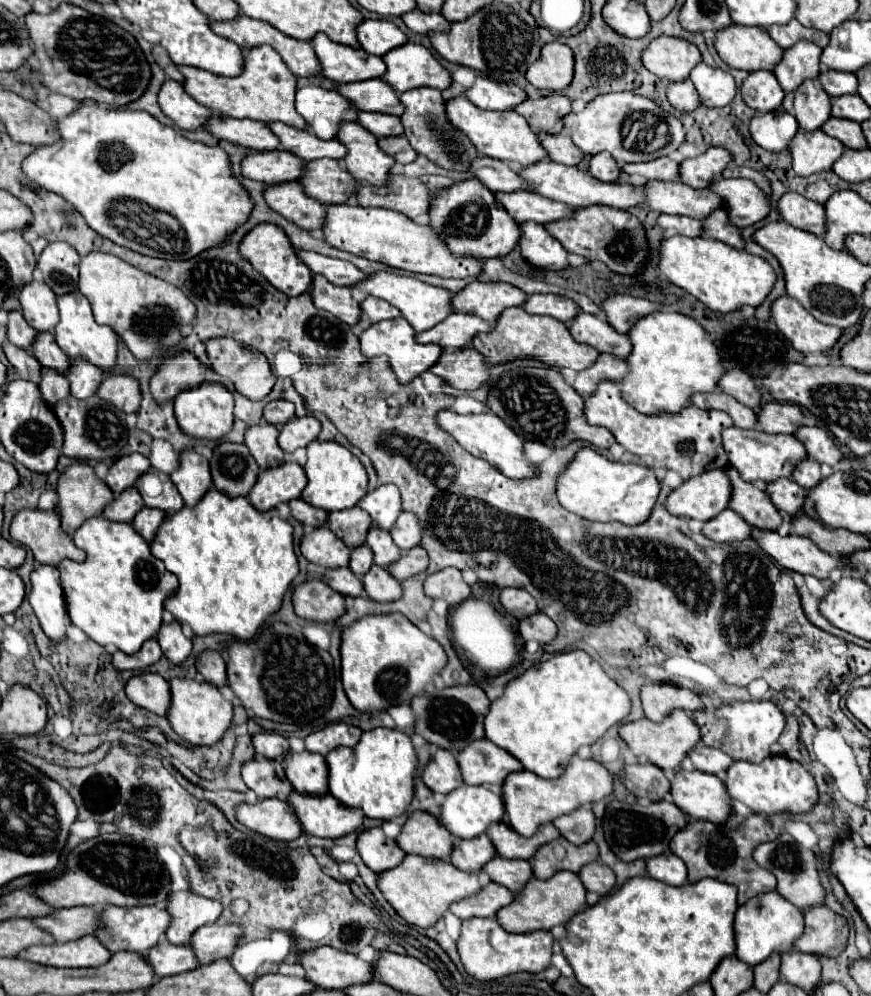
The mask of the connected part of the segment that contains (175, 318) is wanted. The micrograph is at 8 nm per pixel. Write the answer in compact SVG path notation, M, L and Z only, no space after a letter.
M90 252L80 260L78 288L92 304L96 322L110 326L138 360L150 360L154 354L162 356L176 350L182 340L180 328L192 324L196 312L180 288L106 252Z

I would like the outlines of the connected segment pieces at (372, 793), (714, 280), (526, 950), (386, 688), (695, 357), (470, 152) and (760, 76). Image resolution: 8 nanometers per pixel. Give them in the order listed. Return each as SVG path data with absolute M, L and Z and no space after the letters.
M374 728L362 734L354 748L338 746L328 752L328 792L346 806L362 808L364 816L390 820L400 816L414 798L416 752L410 738L392 728Z
M670 236L662 242L660 272L676 286L690 292L702 304L714 312L734 312L742 306L758 308L776 284L776 270L760 256L752 256L746 250L734 250L718 240L698 236Z
M468 918L462 922L462 932L456 942L458 954L466 972L478 980L496 980L500 976L516 974L516 972L540 972L550 966L554 938L546 930L526 932L526 934L510 934L502 930L496 918Z
M366 614L350 626L342 628L342 684L348 700L360 712L380 712L388 706L410 702L418 692L424 692L432 676L438 674L446 664L444 648L420 628L416 628L406 616L400 614Z
M654 312L640 318L628 332L632 354L630 372L618 384L622 398L642 414L680 414L696 392L716 392L720 376L726 372L718 348L706 338L700 324L674 312Z
M414 88L410 92L400 94L402 104L406 106L404 114L402 114L402 124L404 124L404 136L408 138L410 146L426 156L430 162L434 162L436 166L444 168L444 170L454 170L454 172L468 172L470 162L478 156L482 156L474 144L468 140L468 136L464 132L460 132L458 128L454 128L446 116L446 102L440 94L440 90L436 88Z
M766 70L750 72L740 88L740 94L742 100L758 112L772 112L780 108L784 98L782 88L778 88L778 80L774 80L774 74Z

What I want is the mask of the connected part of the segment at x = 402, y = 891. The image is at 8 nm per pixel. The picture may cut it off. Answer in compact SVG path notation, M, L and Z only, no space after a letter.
M406 854L402 864L378 874L378 888L384 894L384 898L388 900L388 904L408 924L418 926L418 928L430 928L430 924L434 924L434 920L444 916L444 912L448 910L448 906L454 900L478 894L480 884L478 884L478 876L474 872L462 872L446 860Z

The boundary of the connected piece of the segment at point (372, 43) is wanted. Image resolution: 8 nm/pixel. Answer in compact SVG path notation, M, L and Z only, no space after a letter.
M364 20L358 26L358 42L366 52L384 56L386 52L406 44L408 38L398 26L388 20Z

